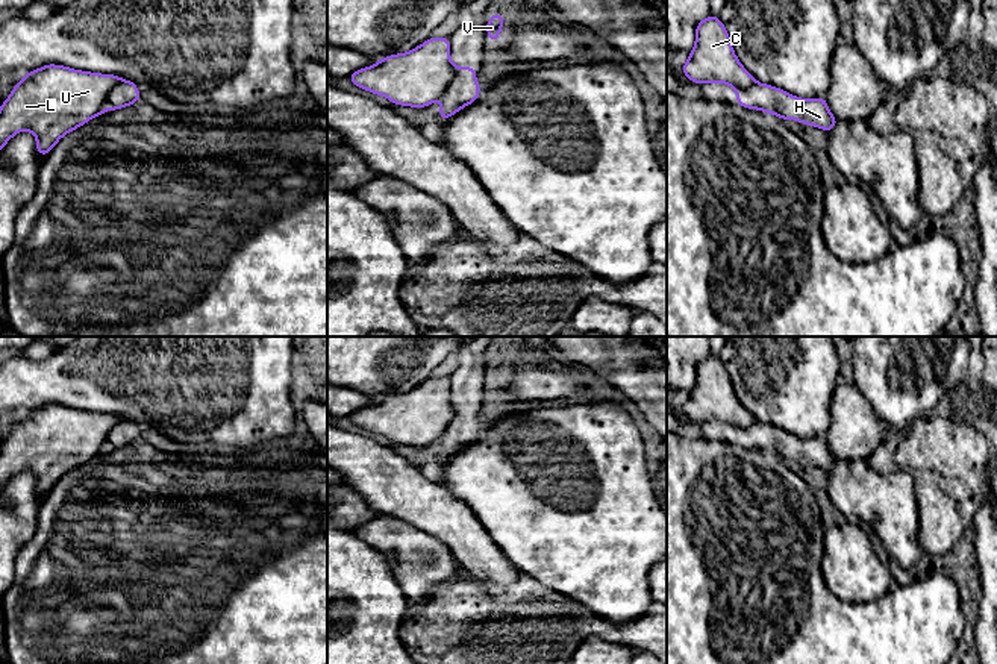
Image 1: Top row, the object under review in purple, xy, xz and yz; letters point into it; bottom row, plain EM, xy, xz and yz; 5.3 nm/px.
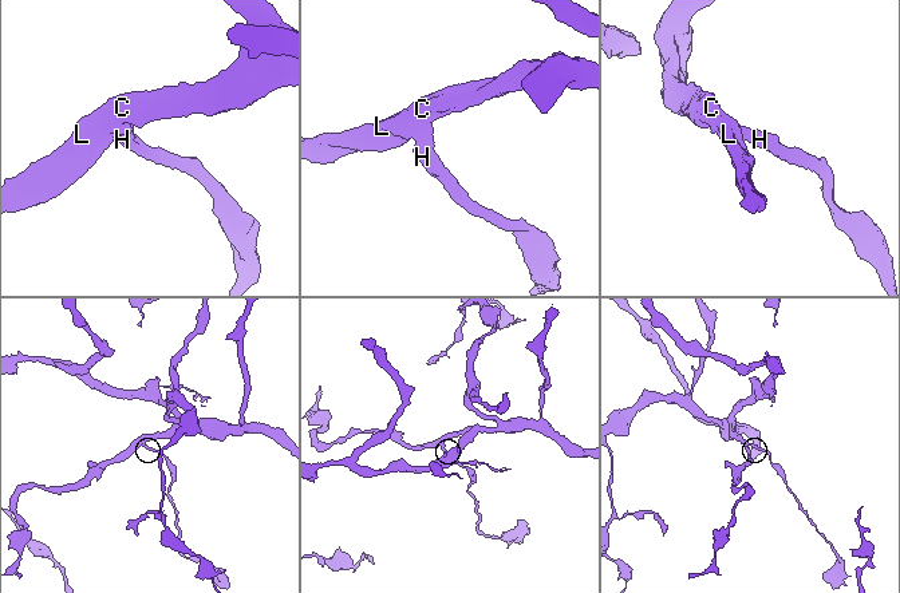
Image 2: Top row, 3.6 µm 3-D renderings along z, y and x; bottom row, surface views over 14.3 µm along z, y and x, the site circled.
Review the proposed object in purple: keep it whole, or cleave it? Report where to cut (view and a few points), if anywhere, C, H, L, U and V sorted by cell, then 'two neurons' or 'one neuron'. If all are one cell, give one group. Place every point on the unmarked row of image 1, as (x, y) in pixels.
cut in xz along (456, 407), (453, 420), (440, 438); C L U V / H; two neurons

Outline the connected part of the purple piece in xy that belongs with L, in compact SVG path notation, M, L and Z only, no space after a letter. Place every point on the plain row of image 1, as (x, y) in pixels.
M55 403L26 412L0 446L0 490L14 475L29 470L36 476L36 490L44 497L64 475L102 455L109 432L123 420L114 414L80 411Z

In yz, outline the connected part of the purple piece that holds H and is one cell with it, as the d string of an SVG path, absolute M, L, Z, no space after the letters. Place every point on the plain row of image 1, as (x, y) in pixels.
M759 421L750 429L736 431L736 443L747 449L774 453L782 459L797 459L826 471L830 471L839 461L830 453L824 437L799 438L773 424Z

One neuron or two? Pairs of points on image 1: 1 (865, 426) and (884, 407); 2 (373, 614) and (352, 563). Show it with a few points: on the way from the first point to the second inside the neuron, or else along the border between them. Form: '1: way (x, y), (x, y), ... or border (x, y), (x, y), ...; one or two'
1: border (858, 387), (871, 410), (891, 431); two
2: way (361, 602), (352, 591), (352, 575); one

